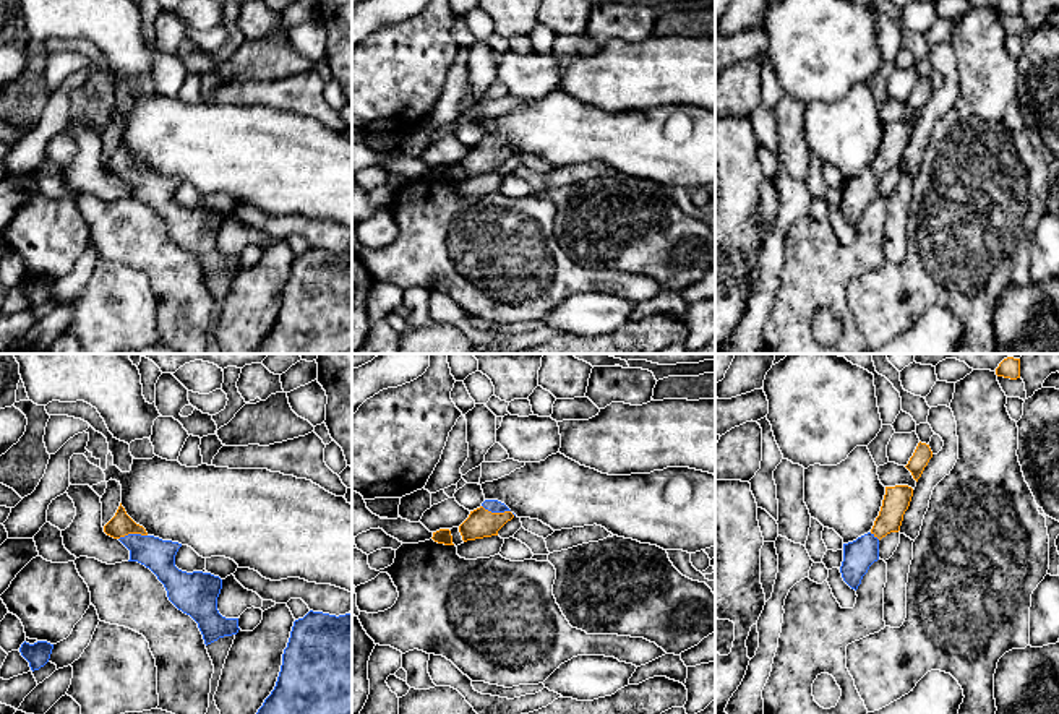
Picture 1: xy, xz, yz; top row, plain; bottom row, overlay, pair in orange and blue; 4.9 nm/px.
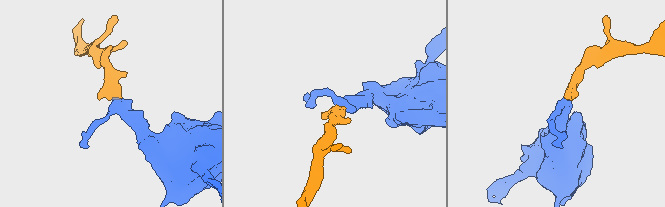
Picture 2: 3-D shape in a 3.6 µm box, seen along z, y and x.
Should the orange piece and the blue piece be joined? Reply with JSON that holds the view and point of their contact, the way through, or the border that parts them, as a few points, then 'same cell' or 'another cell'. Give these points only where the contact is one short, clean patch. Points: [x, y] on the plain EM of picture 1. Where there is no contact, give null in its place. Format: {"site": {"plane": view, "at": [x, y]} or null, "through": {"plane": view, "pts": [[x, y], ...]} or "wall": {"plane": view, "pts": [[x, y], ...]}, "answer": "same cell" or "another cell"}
{"site": {"plane": "xz", "at": [498, 150]}, "through": {"plane": "xz", "pts": [[480, 159], [498, 150], [492, 141]]}, "answer": "same cell"}

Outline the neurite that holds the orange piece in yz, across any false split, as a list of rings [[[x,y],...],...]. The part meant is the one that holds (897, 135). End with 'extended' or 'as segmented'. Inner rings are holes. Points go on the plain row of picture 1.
[[[908,122],[885,123],[882,143],[872,166],[853,178],[843,180],[840,209],[851,226],[858,226],[869,203],[879,196],[879,177],[890,169],[900,167],[911,133],[913,125]]]; extended

